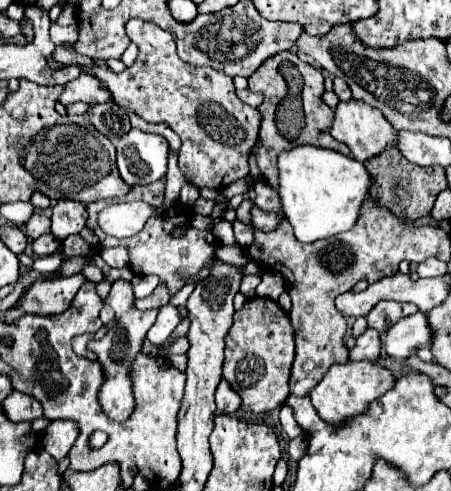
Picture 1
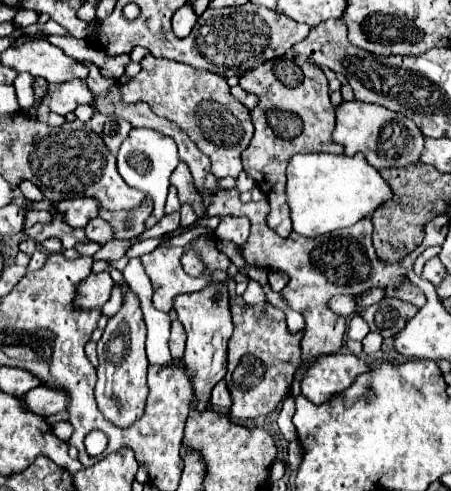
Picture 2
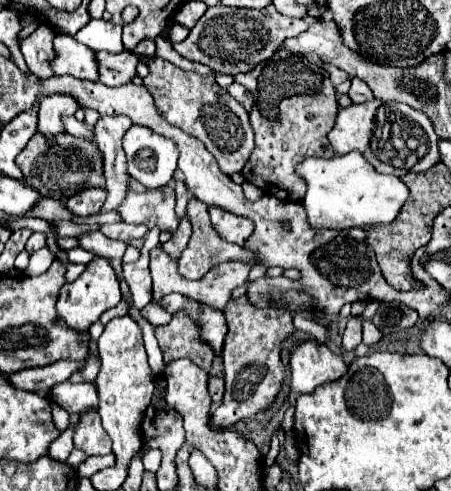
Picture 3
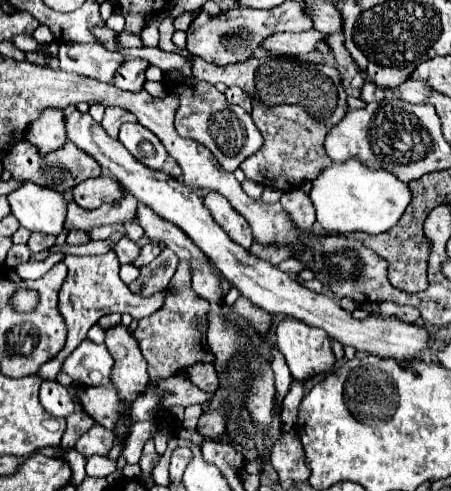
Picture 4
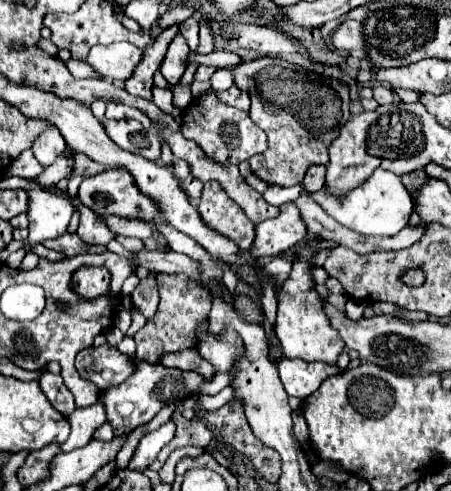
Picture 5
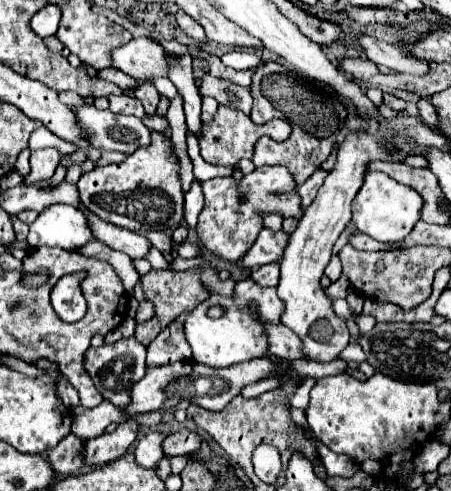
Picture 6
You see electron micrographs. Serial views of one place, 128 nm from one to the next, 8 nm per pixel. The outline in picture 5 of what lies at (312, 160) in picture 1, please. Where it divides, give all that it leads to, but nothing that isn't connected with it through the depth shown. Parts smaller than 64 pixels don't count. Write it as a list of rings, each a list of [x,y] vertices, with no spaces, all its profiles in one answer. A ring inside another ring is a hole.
[[[388,170],[372,172],[368,180],[364,180],[360,186],[352,188],[348,194],[340,198],[326,192],[324,188],[314,192],[310,198],[316,204],[320,204],[320,208],[336,222],[364,236],[394,236],[408,224],[408,216],[412,214],[412,198],[408,190],[402,186],[400,176]],[[269,185],[262,196],[267,203],[279,207],[284,202],[296,200],[301,191],[302,185],[295,185],[289,188]]]

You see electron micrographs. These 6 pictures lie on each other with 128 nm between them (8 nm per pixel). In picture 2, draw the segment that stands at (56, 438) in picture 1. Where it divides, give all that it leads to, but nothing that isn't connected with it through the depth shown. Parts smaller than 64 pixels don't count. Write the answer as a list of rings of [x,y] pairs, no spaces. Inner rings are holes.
[[[58,422],[58,424],[54,424],[52,426],[52,434],[58,438],[58,440],[62,440],[62,442],[68,442],[70,440],[70,436],[72,436],[72,424],[68,424],[68,422]]]

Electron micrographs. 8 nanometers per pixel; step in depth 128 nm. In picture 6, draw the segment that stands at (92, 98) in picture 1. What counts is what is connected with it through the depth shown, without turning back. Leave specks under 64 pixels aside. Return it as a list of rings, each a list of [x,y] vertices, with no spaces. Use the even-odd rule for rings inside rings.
[[[42,148],[42,150],[34,150],[30,156],[30,164],[32,164],[32,172],[24,178],[26,182],[36,182],[36,180],[48,180],[56,166],[60,164],[60,152],[56,148]]]

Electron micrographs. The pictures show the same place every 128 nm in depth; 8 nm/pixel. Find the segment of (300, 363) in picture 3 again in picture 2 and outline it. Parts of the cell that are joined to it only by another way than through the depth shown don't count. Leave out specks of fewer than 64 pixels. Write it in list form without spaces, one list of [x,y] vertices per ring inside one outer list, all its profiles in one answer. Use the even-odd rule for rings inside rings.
[[[338,352],[332,356],[320,356],[312,368],[308,368],[302,382],[302,394],[314,404],[330,402],[334,396],[354,384],[356,376],[370,372],[366,360],[352,352]]]

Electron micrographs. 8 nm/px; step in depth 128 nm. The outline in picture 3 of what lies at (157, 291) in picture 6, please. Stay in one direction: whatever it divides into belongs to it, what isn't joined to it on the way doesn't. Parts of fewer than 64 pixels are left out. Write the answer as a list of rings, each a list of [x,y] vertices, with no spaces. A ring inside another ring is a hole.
[[[190,196],[187,204],[188,220],[192,222],[192,236],[190,236],[190,242],[188,246],[184,248],[180,260],[178,260],[178,268],[180,268],[180,274],[186,276],[188,280],[198,280],[202,278],[212,266],[220,264],[225,261],[240,261],[248,262],[250,266],[256,264],[256,260],[252,260],[252,252],[248,252],[246,248],[240,248],[236,244],[228,244],[224,240],[220,240],[220,236],[212,227],[210,222],[210,216],[208,216],[208,206],[200,204],[200,200],[196,200],[194,196]],[[184,312],[172,316],[172,322],[166,326],[156,326],[154,334],[158,338],[160,350],[164,354],[164,362],[172,362],[178,358],[188,358],[206,372],[214,362],[212,350],[198,340],[198,328],[192,326],[192,320]]]

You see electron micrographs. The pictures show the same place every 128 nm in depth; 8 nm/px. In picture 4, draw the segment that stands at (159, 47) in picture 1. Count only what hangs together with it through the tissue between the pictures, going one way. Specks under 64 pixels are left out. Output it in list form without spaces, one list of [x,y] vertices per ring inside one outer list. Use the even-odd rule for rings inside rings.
[[[168,70],[164,74],[164,84],[168,92],[178,94],[180,106],[176,110],[174,128],[182,138],[192,138],[200,144],[204,144],[214,158],[220,162],[220,166],[226,172],[234,172],[248,156],[260,150],[262,136],[258,128],[252,122],[252,116],[244,112],[244,108],[230,104],[222,92],[218,92],[212,84],[200,82],[192,76],[182,76],[178,70]]]

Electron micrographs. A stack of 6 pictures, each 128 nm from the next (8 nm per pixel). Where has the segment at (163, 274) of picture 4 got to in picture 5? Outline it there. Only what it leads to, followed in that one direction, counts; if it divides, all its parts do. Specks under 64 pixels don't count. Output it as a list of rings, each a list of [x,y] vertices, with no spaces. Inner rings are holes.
[[[150,272],[132,292],[134,304],[146,318],[152,318],[158,306],[158,286],[156,286],[156,272]]]

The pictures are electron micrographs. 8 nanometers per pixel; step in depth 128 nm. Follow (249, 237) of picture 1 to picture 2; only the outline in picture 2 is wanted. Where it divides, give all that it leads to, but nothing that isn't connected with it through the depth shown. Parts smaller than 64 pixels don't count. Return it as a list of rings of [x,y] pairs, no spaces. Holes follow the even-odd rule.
[[[224,216],[220,226],[216,228],[216,238],[218,240],[230,240],[238,246],[242,246],[248,240],[250,234],[250,224],[244,218],[234,218],[234,216]]]

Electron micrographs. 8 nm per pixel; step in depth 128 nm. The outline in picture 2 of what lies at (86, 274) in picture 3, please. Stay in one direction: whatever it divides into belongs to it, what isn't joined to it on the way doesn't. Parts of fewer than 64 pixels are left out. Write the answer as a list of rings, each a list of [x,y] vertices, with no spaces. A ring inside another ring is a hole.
[[[108,272],[90,274],[78,288],[76,304],[82,308],[96,308],[108,300],[108,292],[112,288],[112,278]]]

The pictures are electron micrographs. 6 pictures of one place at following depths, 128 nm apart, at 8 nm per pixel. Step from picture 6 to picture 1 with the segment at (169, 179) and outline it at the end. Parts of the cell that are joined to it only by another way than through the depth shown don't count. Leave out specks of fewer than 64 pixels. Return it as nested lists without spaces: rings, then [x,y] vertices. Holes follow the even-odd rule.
[[[58,200],[52,208],[52,226],[50,232],[58,242],[64,242],[68,236],[78,234],[86,224],[88,212],[80,202]]]

